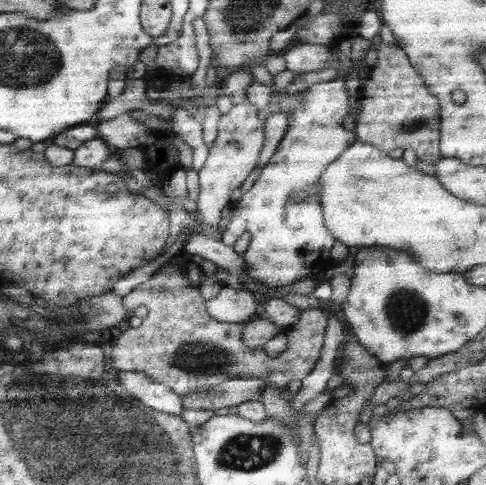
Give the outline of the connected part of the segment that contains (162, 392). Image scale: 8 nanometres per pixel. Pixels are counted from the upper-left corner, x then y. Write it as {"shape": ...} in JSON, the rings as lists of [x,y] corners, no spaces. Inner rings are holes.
{"shape":[[[117,372],[117,376],[121,378],[123,386],[135,398],[139,398],[145,406],[149,406],[153,410],[159,410],[163,414],[173,414],[173,416],[179,416],[183,412],[185,398],[179,396],[167,384],[159,384],[143,372],[141,374],[139,372]]]}

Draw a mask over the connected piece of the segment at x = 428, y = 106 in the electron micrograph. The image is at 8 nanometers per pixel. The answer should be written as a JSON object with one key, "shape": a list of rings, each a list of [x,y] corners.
{"shape":[[[379,44],[377,64],[371,66],[367,84],[359,86],[359,116],[355,120],[355,138],[357,142],[375,146],[383,152],[401,148],[415,150],[417,160],[425,164],[439,162],[439,104],[435,96],[423,86],[423,78],[415,72],[401,52],[401,48],[393,44]]]}

